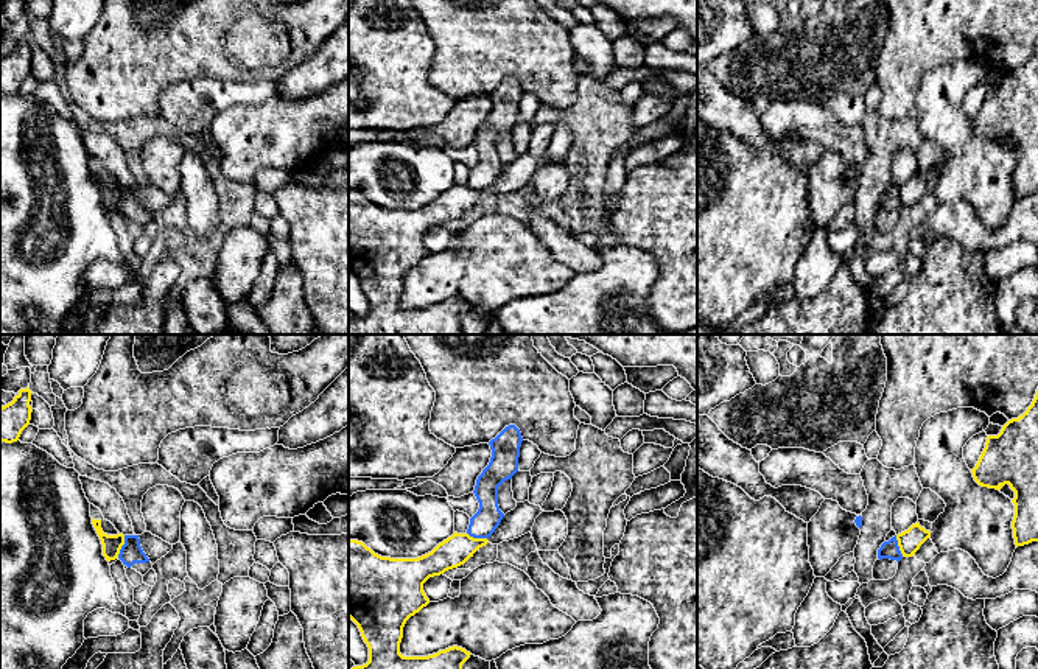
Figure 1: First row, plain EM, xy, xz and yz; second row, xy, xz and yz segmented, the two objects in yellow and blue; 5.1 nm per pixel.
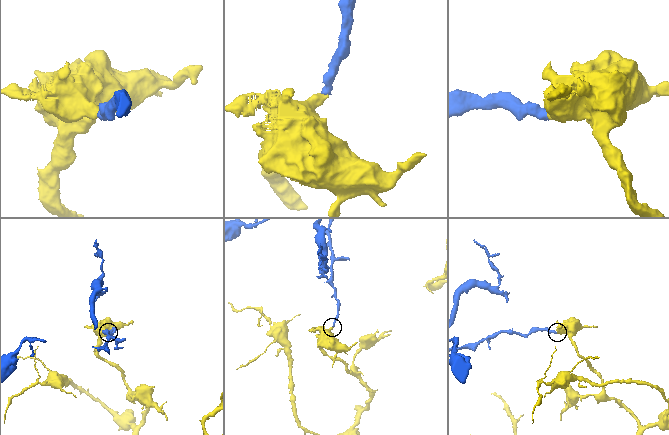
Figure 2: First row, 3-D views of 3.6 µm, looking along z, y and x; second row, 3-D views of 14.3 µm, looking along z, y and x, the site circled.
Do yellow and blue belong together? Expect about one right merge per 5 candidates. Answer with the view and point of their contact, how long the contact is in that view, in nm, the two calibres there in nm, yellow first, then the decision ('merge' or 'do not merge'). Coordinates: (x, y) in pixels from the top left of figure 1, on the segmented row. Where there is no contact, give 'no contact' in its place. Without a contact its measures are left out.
meets yellow in xy at (122, 545); contact 130 nm long; 100 nm thick on the yellow side, 120 nm on the other; do not merge

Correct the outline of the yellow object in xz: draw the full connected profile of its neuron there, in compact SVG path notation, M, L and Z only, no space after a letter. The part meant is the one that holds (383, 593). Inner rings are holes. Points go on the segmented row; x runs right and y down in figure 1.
M454 532L422 557L391 559L349 540L349 618L369 647L369 661L352 669L462 669L472 655L462 647L403 657L400 643L406 621L430 604L423 583L464 565L487 543Z

